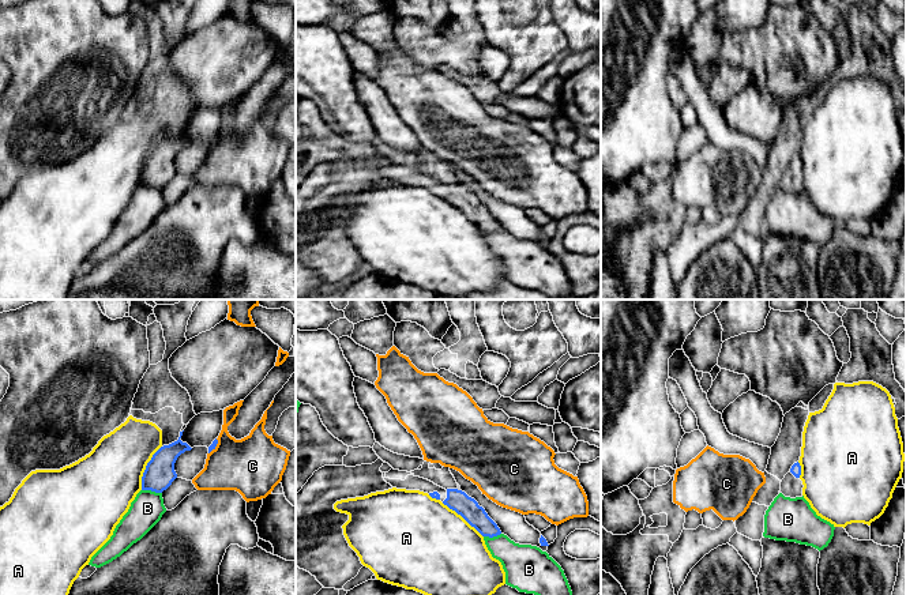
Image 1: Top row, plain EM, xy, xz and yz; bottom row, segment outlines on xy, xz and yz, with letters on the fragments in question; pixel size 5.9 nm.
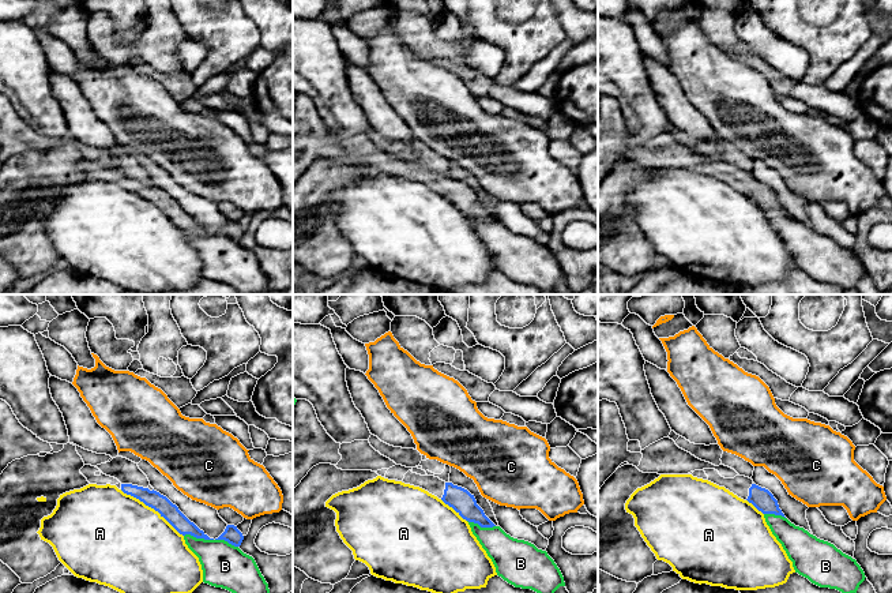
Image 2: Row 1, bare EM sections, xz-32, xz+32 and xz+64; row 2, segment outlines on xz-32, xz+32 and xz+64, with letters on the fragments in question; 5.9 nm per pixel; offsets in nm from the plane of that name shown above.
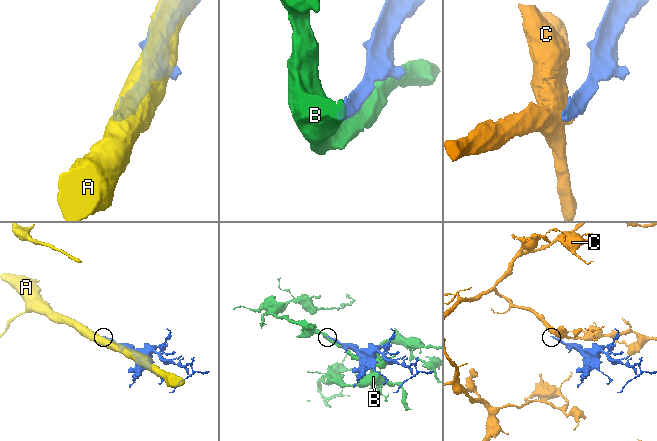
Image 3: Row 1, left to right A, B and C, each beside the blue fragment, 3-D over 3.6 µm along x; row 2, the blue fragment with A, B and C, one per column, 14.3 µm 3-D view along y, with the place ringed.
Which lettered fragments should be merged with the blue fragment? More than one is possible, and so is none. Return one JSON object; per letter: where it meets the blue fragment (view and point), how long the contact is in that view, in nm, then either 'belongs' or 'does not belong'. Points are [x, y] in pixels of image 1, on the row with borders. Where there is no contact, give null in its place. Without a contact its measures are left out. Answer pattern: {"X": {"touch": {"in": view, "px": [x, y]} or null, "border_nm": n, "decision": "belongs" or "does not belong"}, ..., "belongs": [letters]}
{"A": {"touch": {"in": "xy", "px": [146, 467]}, "border_nm": 300, "decision": "does not belong"}, "B": {"touch": {"in": "xy", "px": [151, 490]}, "border_nm": 120, "decision": "does not belong"}, "C": {"touch": {"in": "xy", "px": [215, 445]}, "border_nm": 110, "decision": "does not belong"}, "belongs": []}

